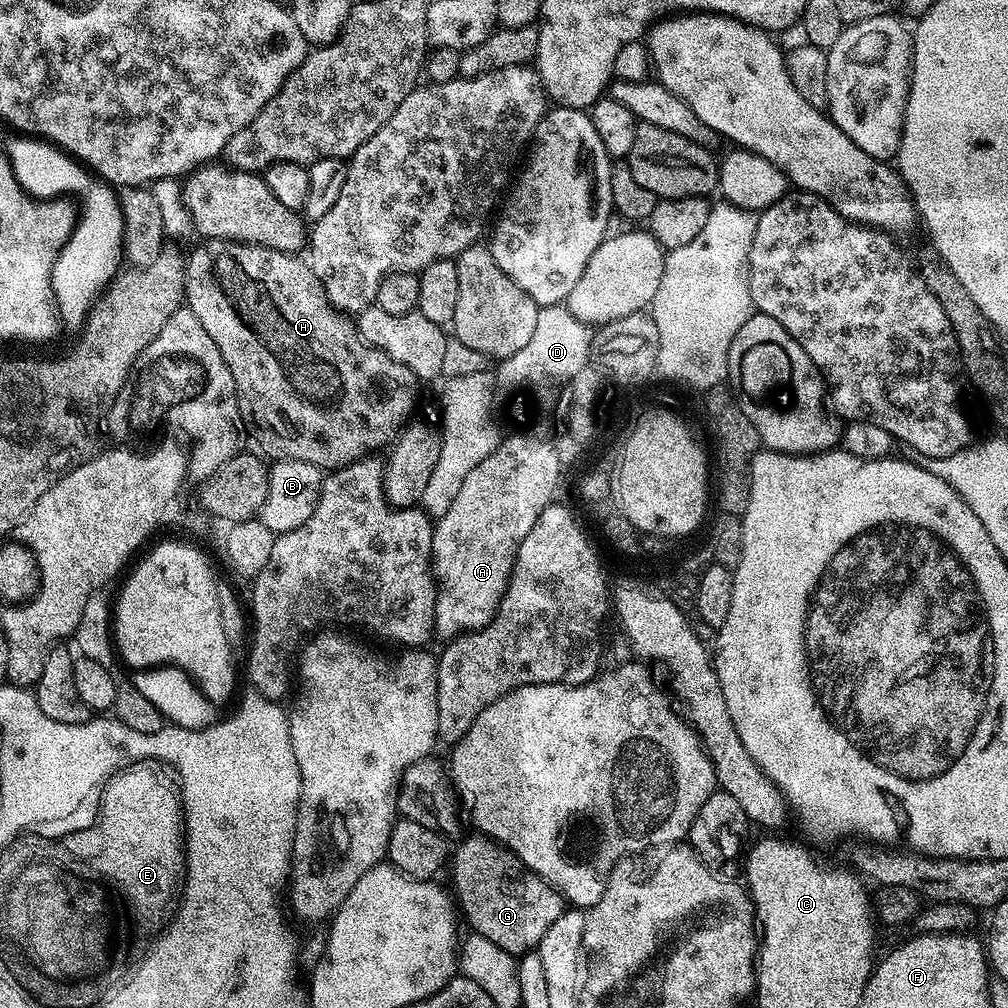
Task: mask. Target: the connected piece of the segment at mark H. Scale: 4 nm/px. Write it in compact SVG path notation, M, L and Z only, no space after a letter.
M205 239L198 245L184 264L184 294L186 307L202 322L206 334L214 338L214 346L222 354L226 366L236 383L236 397L243 435L252 443L251 451L268 462L278 460L297 460L310 462L321 470L335 470L360 459L383 446L391 445L401 428L408 423L413 415L412 407L416 404L416 376L402 362L394 362L386 353L377 348L370 348L356 330L355 323L347 315L333 308L326 298L326 290L322 282L314 274L311 263L307 259L299 260L299 255L278 248L267 248L265 245L244 243L238 240Z

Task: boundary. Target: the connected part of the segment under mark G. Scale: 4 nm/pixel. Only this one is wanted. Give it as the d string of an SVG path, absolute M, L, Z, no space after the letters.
M483 834L471 835L465 835L450 856L451 891L462 916L464 911L468 919L467 927L482 934L482 938L490 938L494 946L502 946L502 950L517 958L539 949L546 930L550 930L566 911L564 897L541 876L524 867L524 863L507 848Z

